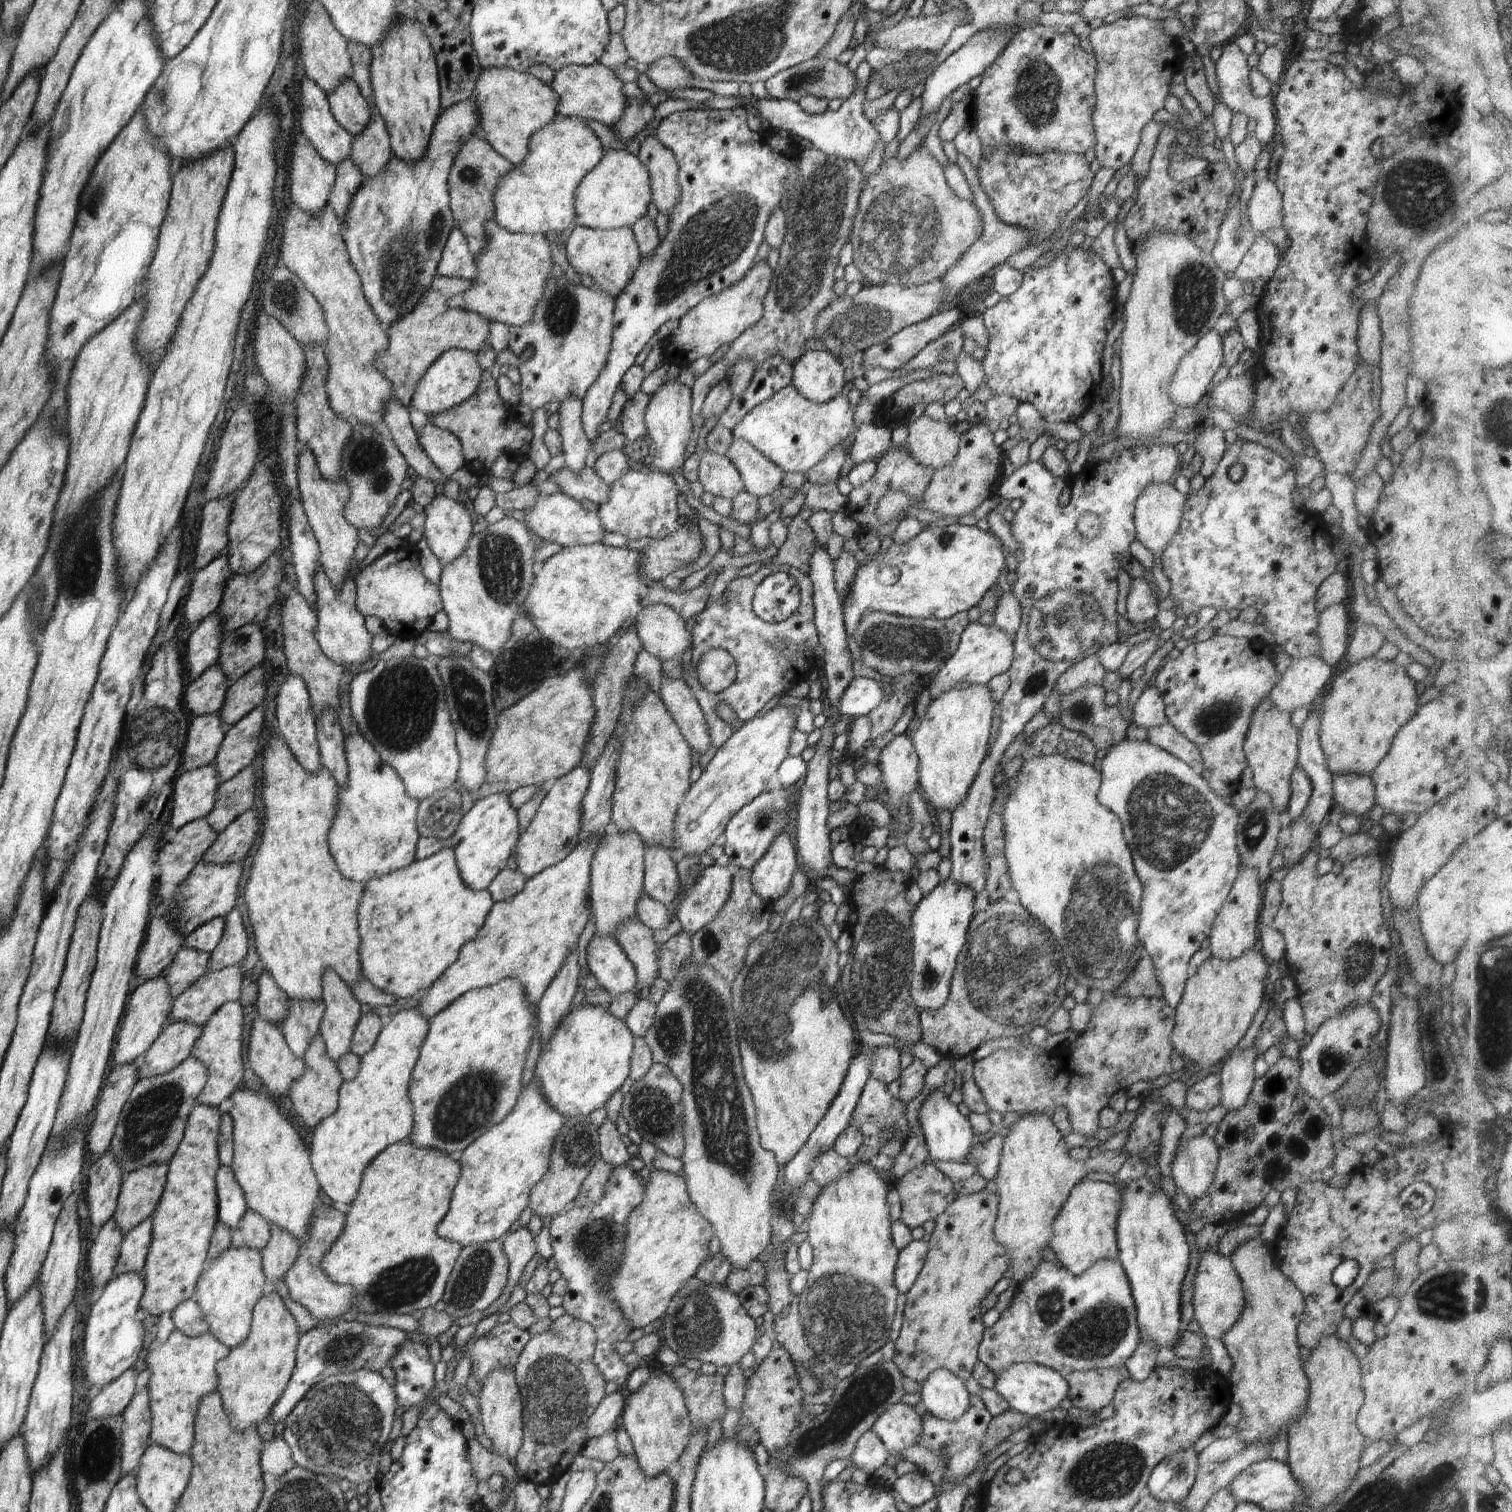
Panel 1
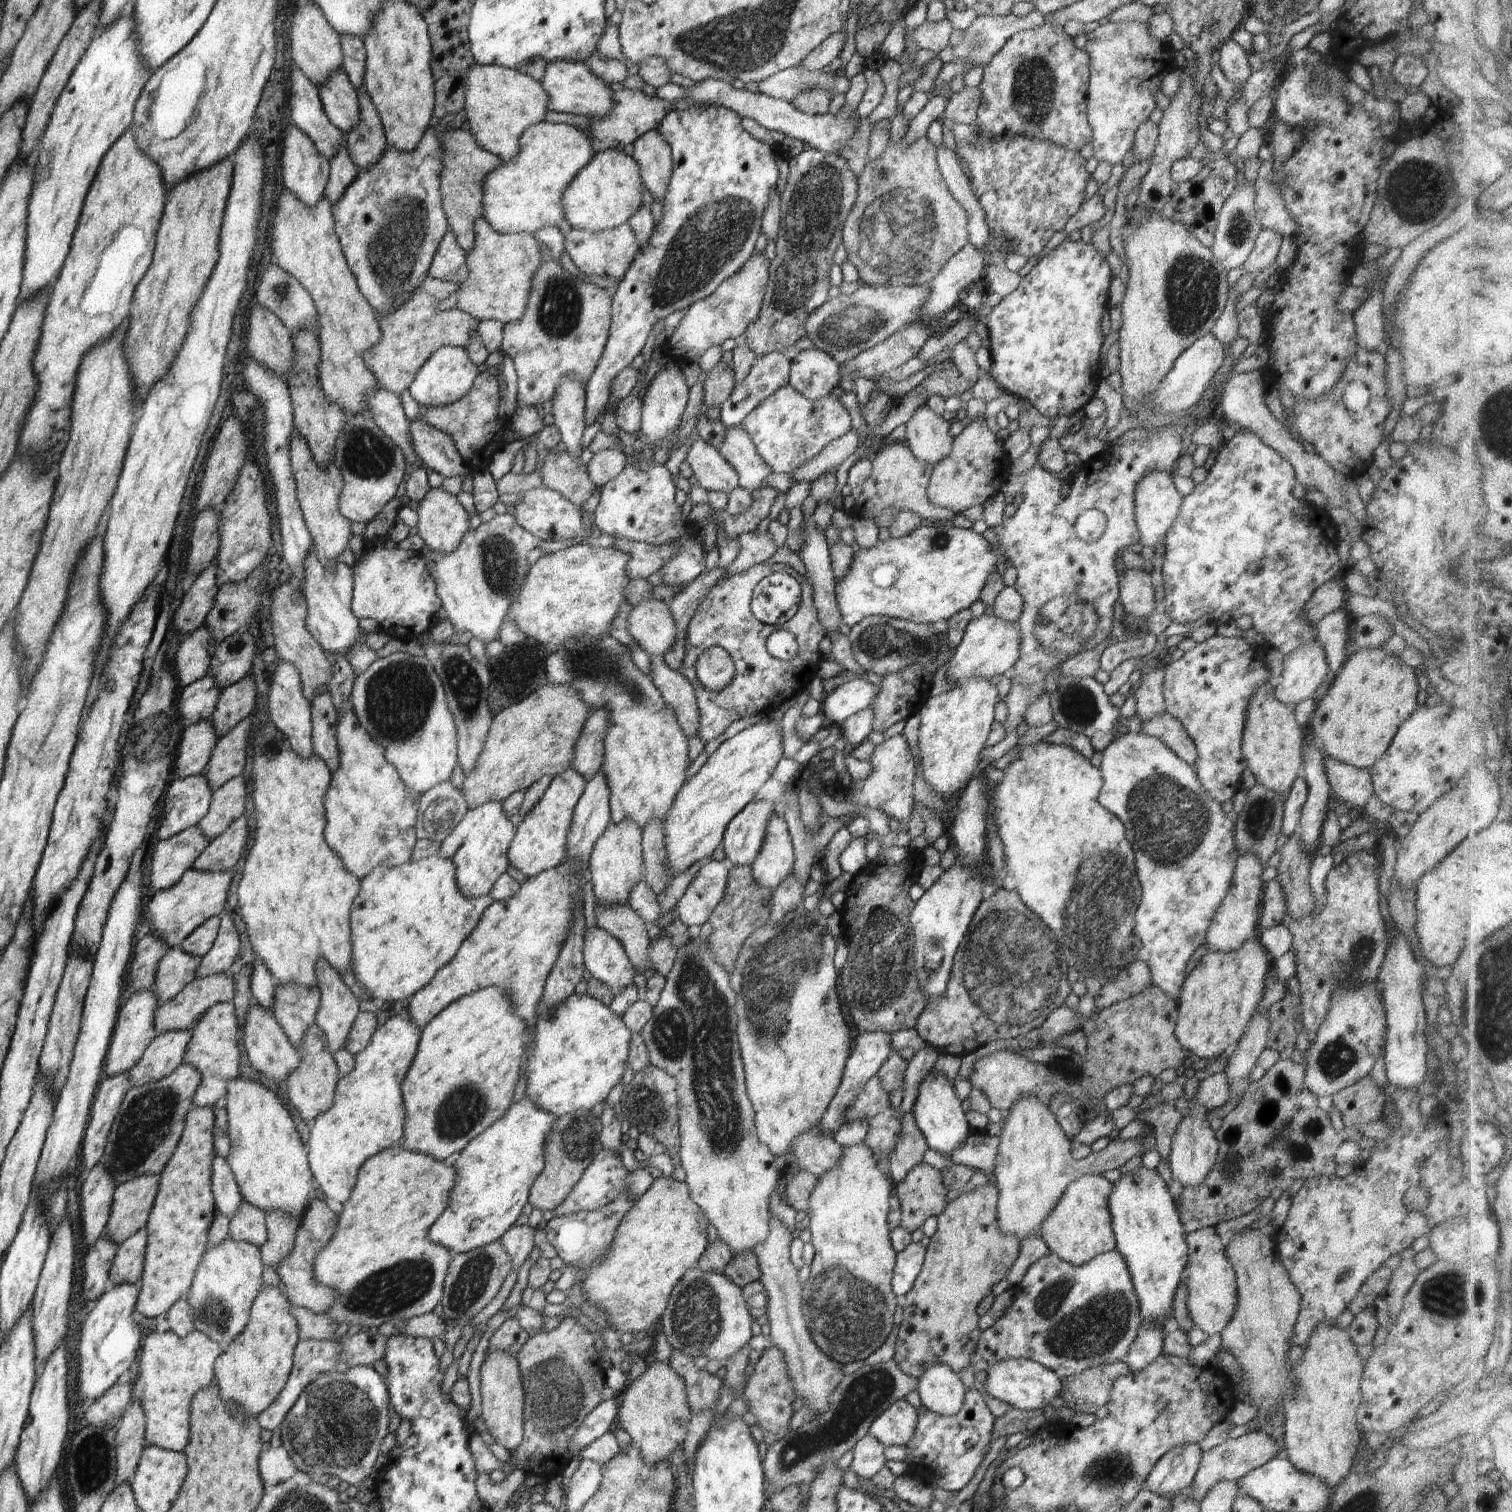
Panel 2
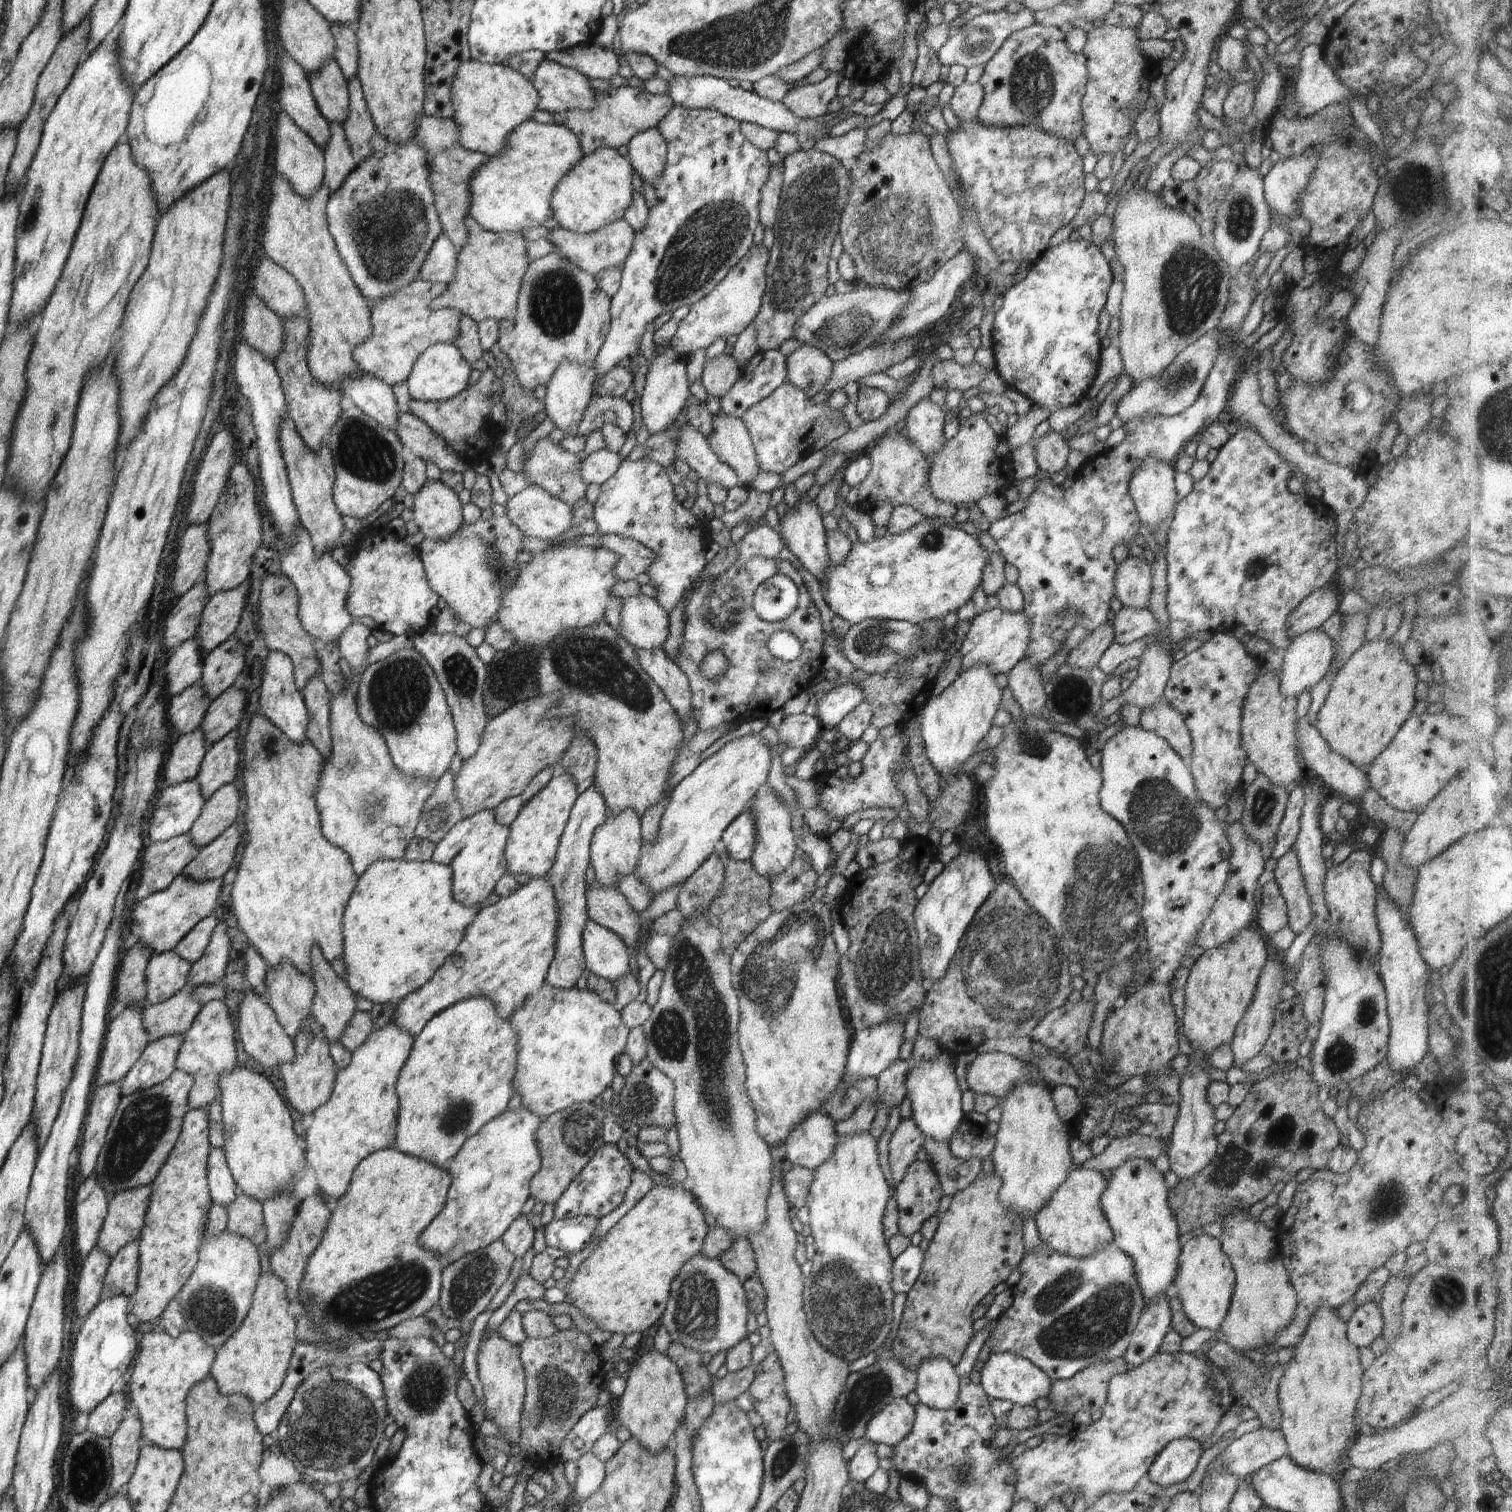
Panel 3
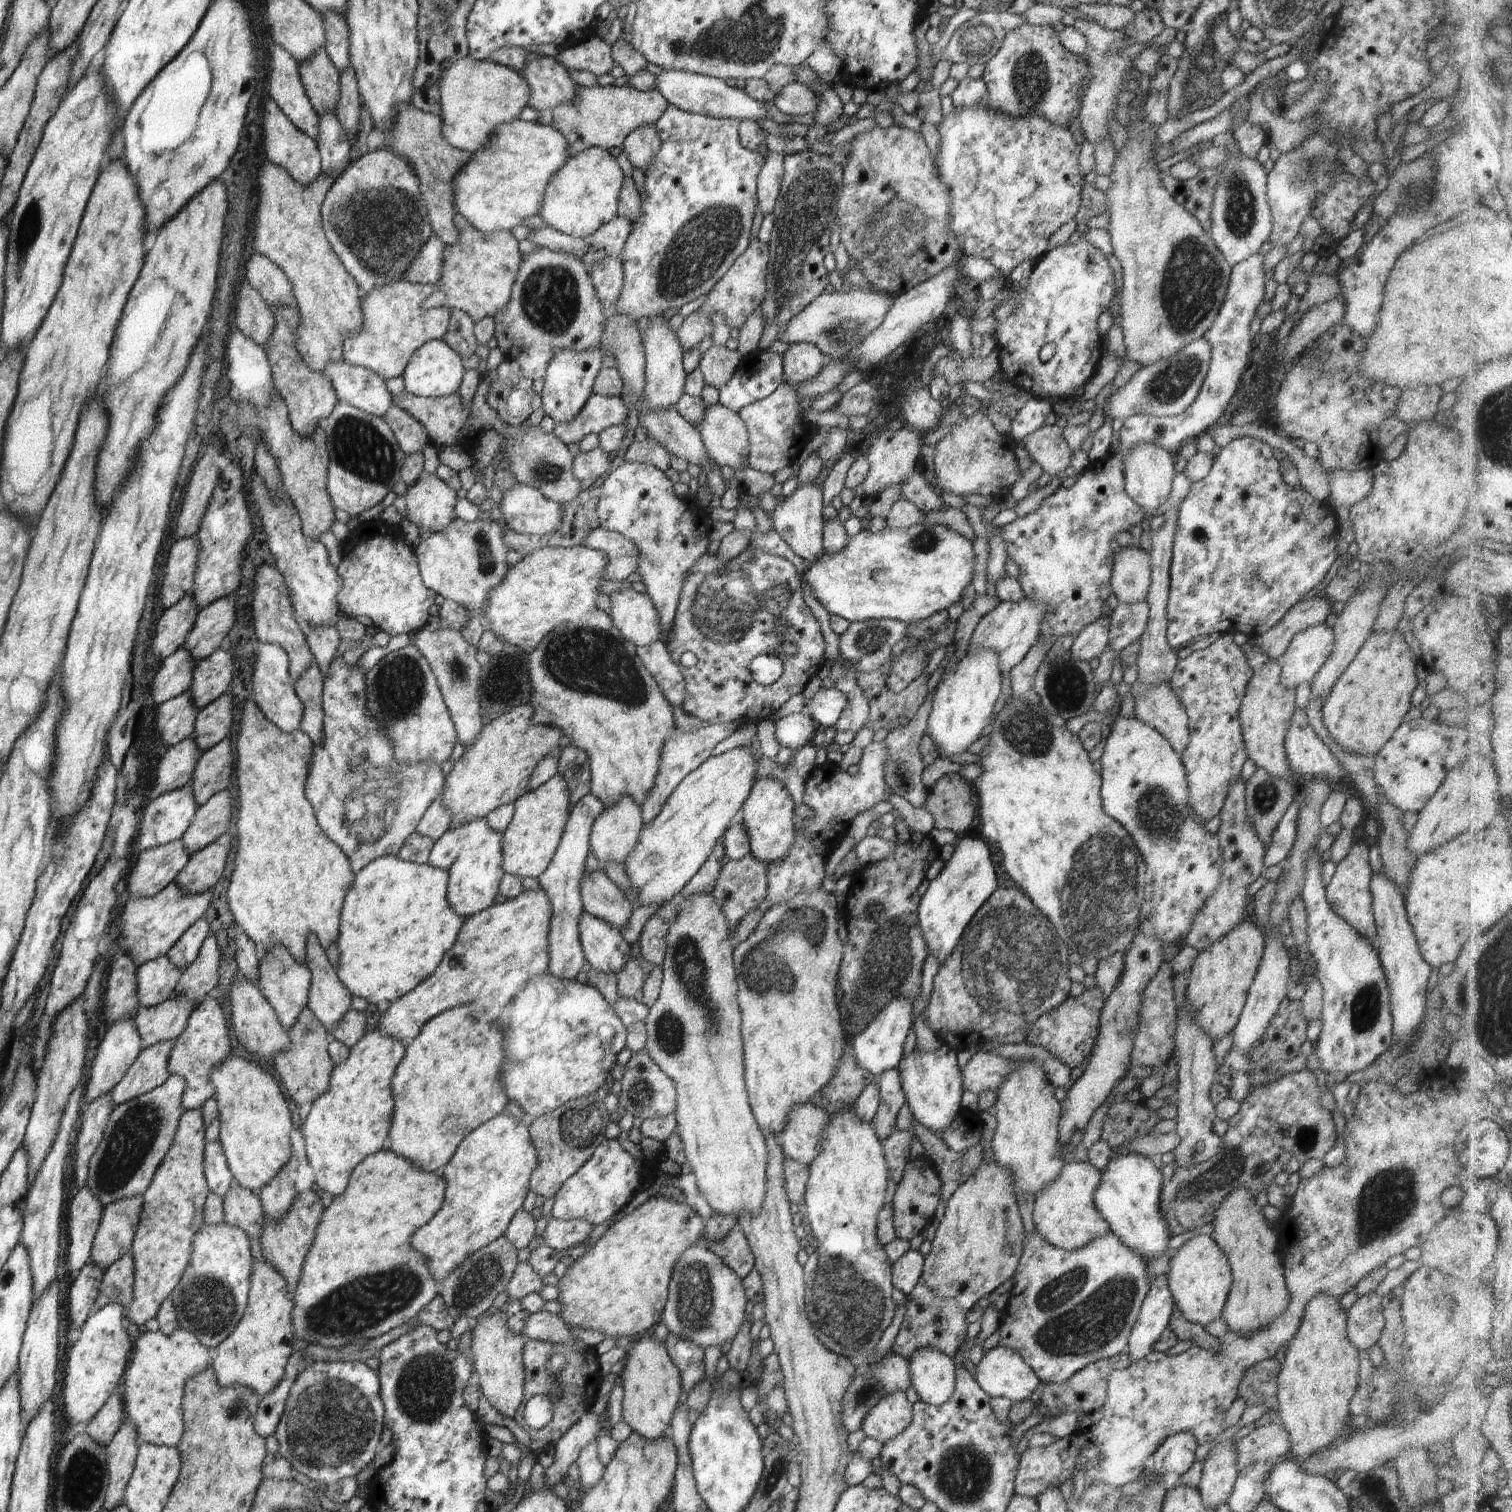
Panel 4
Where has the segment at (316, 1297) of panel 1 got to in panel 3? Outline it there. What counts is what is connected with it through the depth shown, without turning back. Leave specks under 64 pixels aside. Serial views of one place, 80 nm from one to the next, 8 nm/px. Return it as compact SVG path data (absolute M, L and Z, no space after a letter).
M316 1194L307 1196L296 1207L295 1215L289 1230L289 1236L285 1241L272 1253L269 1254L269 1261L272 1272L280 1277L285 1284L285 1293L289 1302L299 1301L300 1281L304 1280L304 1271L310 1255L320 1244L325 1226L328 1224L331 1210L326 1207L326 1203Z

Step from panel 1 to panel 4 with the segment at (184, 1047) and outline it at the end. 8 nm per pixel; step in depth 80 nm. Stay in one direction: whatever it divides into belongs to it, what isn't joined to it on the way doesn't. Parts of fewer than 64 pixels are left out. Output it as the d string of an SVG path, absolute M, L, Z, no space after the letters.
M162 1041L140 1051L132 1066L111 1090L113 1110L166 1082L170 1076L167 1064L170 1051L174 1046L173 1042Z

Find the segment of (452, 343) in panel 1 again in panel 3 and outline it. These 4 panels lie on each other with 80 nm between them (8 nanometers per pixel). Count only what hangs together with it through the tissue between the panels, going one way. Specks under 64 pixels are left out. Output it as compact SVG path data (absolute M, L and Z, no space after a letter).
M414 279L387 297L370 304L372 334L352 349L352 358L362 373L372 375L390 388L406 382L421 352L436 343L454 342L458 336L461 312L456 309L431 308L433 300L446 290L446 283Z

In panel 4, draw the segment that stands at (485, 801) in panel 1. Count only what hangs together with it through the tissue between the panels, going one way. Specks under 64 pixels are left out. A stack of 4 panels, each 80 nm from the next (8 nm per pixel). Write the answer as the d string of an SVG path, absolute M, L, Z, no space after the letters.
M476 819L451 831L446 831L432 847L430 866L448 871L448 904L463 917L479 913L494 905L499 884L504 876L501 847L502 833L492 830L485 819Z

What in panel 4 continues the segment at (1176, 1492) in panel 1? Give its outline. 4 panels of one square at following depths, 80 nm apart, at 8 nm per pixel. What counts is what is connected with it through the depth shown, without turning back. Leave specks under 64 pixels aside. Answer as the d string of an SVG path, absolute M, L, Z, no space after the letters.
M1188 1431L1170 1435L1152 1456L1152 1472L1158 1477L1164 1474L1184 1474L1195 1462L1197 1447L1195 1436Z

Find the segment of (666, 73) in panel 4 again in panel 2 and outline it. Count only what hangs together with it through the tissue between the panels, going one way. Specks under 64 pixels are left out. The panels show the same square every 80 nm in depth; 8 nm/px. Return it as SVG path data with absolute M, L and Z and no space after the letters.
M863 72L858 73L851 79L850 88L844 94L845 98L845 112L834 117L832 113L825 115L807 115L794 108L787 100L775 99L760 93L752 93L746 89L734 88L731 83L727 83L718 79L706 79L703 81L696 81L693 86L683 87L685 92L686 102L692 102L693 106L710 106L724 107L732 110L741 118L752 118L754 122L768 128L770 130L778 130L785 136L791 136L796 140L801 140L806 144L810 144L812 149L818 149L826 154L835 153L841 149L847 140L852 138L854 131L860 124L851 124L850 116L856 112L864 92L866 92L866 79Z

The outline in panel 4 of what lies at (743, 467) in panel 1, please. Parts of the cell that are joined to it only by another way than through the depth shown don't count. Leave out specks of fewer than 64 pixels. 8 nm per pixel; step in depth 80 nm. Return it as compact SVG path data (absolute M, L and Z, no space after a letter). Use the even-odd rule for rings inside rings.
M718 402L707 405L702 422L696 428L710 459L720 467L748 467L749 436L744 421ZM744 456L746 456L744 458Z

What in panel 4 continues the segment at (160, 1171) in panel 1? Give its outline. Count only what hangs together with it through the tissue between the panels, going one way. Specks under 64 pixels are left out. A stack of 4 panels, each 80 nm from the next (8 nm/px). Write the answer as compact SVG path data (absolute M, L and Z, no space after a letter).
M143 1198L120 1199L103 1208L89 1262L104 1271L128 1253L137 1231Z

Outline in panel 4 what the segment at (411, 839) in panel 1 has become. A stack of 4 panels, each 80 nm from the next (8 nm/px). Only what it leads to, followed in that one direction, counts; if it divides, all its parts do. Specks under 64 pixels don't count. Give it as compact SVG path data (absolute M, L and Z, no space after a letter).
M334 655L323 678L322 708L323 741L313 746L304 794L313 806L320 828L344 851L352 872L356 874L374 859L397 856L404 841L415 832L431 802L441 796L445 776L441 766L434 761L404 764L396 760L385 728L369 713L364 672L357 664L350 667L343 656Z

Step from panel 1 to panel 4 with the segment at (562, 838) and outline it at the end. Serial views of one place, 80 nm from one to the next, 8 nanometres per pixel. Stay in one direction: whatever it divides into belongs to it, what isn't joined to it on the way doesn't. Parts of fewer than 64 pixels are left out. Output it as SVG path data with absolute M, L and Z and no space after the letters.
M562 775L551 776L542 786L526 790L515 800L514 810L508 828L502 833L502 868L521 879L539 877L558 848L569 815L569 790Z

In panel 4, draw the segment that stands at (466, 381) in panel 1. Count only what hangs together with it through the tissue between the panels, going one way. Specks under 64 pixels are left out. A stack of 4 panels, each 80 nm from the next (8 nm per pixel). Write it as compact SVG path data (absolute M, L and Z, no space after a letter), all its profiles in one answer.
M440 339L427 342L415 350L402 373L402 378L408 392L419 397L442 398L458 393L465 372L461 356Z

